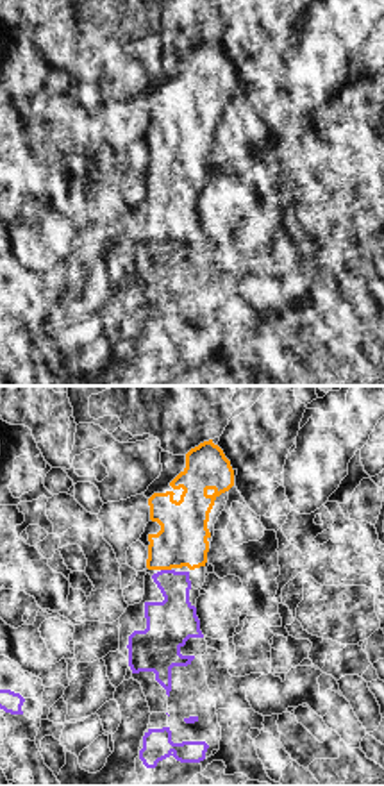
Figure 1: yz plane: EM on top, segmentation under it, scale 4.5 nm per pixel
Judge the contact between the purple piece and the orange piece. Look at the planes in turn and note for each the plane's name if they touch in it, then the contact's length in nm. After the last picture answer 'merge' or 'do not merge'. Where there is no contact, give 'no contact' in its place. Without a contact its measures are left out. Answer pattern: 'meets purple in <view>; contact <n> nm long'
meets purple in yz; contact 50 nm long

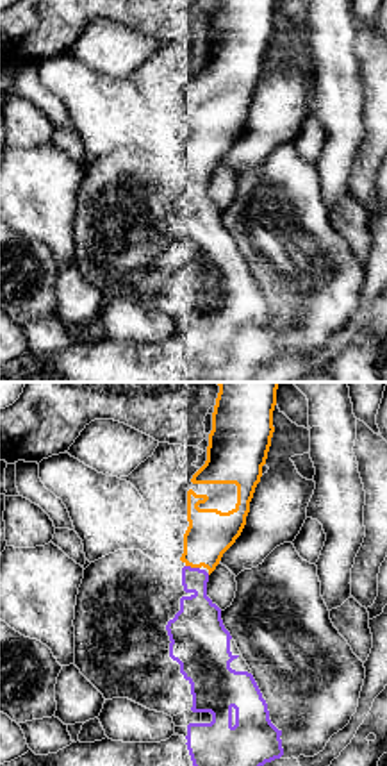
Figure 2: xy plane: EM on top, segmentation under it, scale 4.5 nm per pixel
meets purple in xy; contact 70 nm long

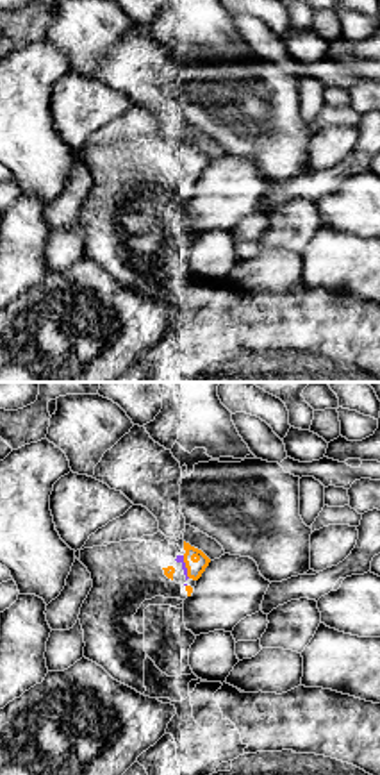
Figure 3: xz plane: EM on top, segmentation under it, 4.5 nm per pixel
meets purple in xz; contact 110 nm long

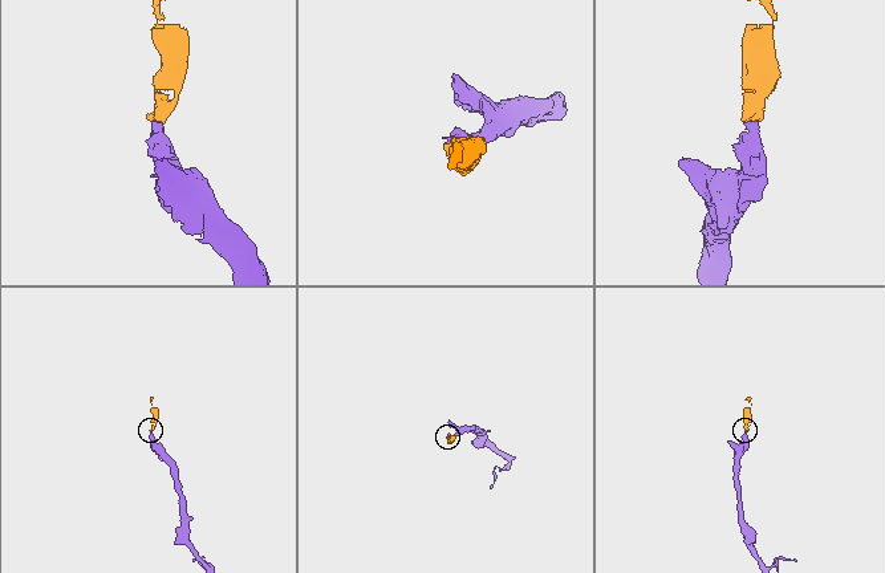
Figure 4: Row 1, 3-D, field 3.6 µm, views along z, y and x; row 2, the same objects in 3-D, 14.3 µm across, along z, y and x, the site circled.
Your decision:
merge

